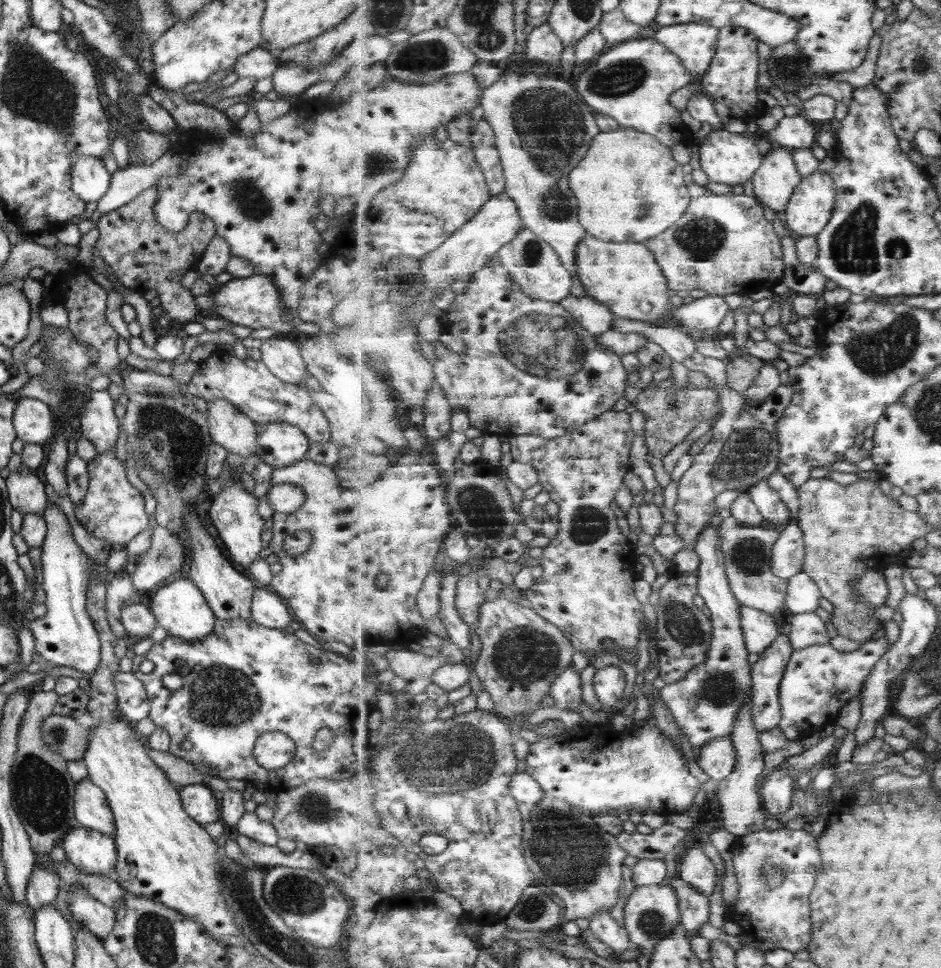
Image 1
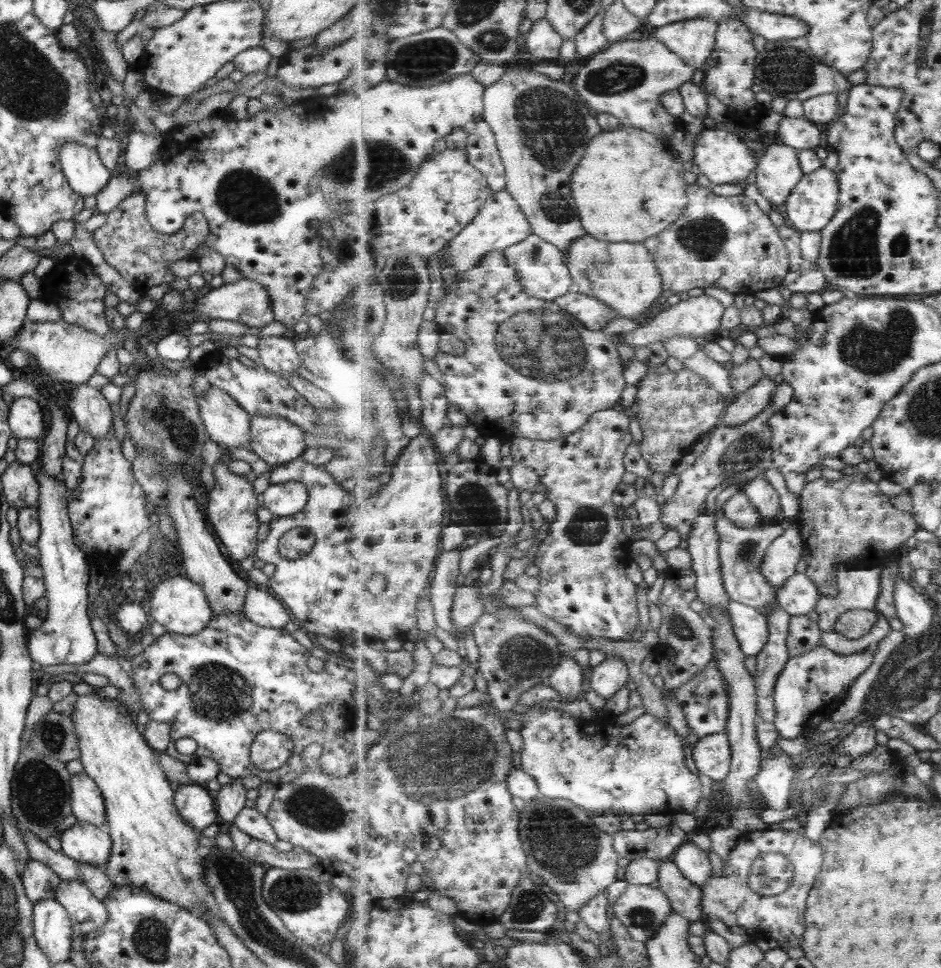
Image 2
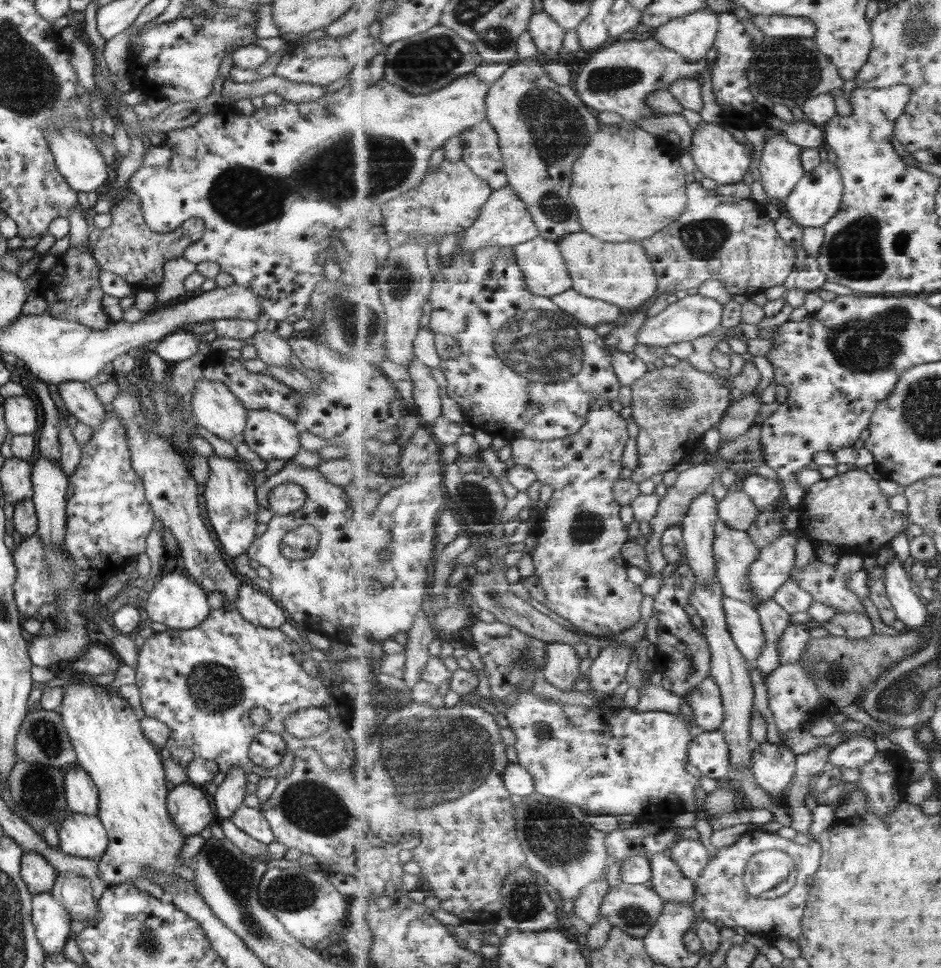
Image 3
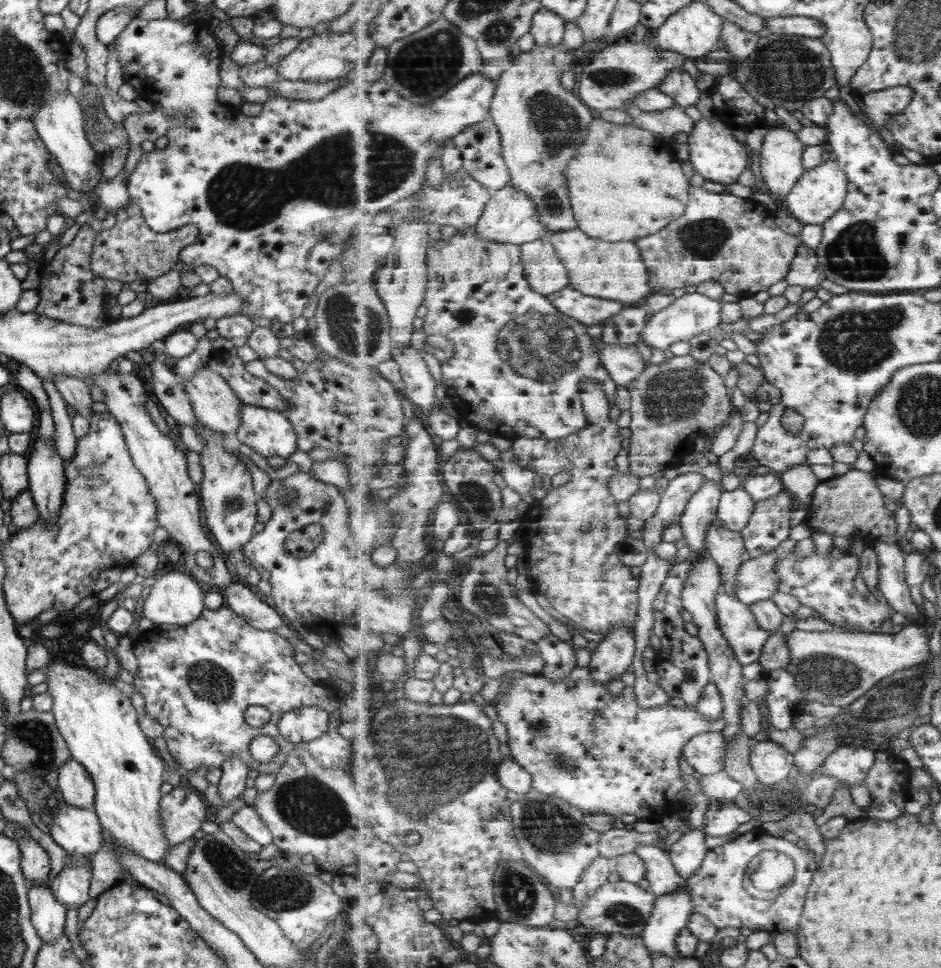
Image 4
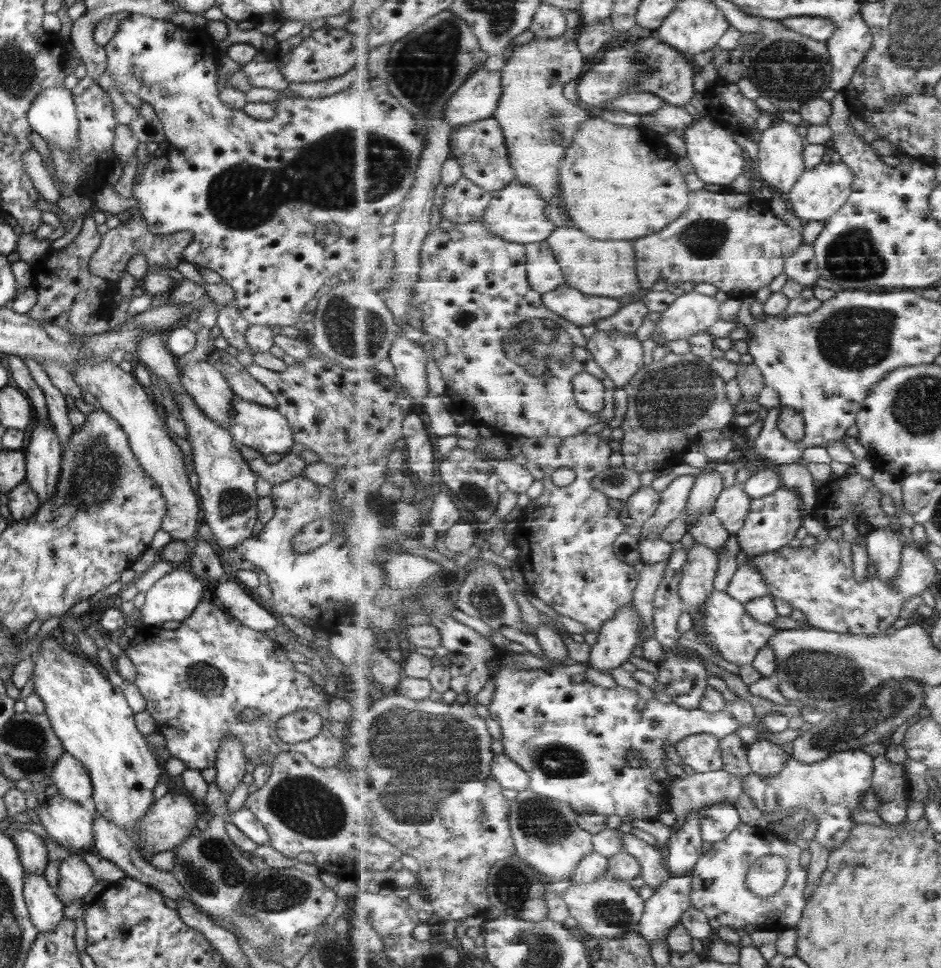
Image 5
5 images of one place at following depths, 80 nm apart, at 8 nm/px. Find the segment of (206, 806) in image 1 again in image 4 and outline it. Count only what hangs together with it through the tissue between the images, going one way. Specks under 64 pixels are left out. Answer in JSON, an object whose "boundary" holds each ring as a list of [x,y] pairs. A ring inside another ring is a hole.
{"boundary":[[[173,787],[158,802],[159,827],[168,846],[177,846],[193,837],[205,822],[205,805],[192,788]]]}

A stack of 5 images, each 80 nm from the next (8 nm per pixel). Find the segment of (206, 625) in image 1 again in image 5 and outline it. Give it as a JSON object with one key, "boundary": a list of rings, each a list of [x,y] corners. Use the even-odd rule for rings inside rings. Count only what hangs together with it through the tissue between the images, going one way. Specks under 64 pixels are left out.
{"boundary":[[[174,569],[172,572],[160,577],[145,593],[143,606],[139,610],[142,624],[159,626],[163,622],[169,622],[169,620],[181,622],[183,619],[187,619],[187,616],[191,616],[191,612],[199,604],[202,594],[202,580],[195,578],[190,572]]]}

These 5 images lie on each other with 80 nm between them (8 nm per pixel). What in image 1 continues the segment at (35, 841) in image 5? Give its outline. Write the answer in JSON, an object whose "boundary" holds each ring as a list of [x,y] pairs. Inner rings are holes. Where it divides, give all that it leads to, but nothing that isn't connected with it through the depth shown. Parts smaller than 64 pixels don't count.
{"boundary":[[[36,864],[31,869],[27,880],[24,902],[33,910],[45,905],[51,905],[61,885],[60,878],[55,873],[51,873]]]}

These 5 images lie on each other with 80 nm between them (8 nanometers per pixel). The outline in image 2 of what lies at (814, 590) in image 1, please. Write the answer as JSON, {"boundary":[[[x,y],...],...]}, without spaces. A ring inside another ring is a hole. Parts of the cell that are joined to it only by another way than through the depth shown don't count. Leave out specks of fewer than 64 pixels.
{"boundary":[[[806,573],[795,574],[779,588],[777,603],[792,616],[799,616],[815,611],[822,597],[818,584]]]}

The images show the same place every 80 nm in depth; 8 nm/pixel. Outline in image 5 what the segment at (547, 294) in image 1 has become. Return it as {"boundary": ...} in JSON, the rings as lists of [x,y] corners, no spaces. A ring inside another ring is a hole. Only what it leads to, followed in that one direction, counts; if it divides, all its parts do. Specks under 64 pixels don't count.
{"boundary":[[[547,241],[527,244],[525,248],[531,288],[544,295],[566,282],[563,269]]]}

